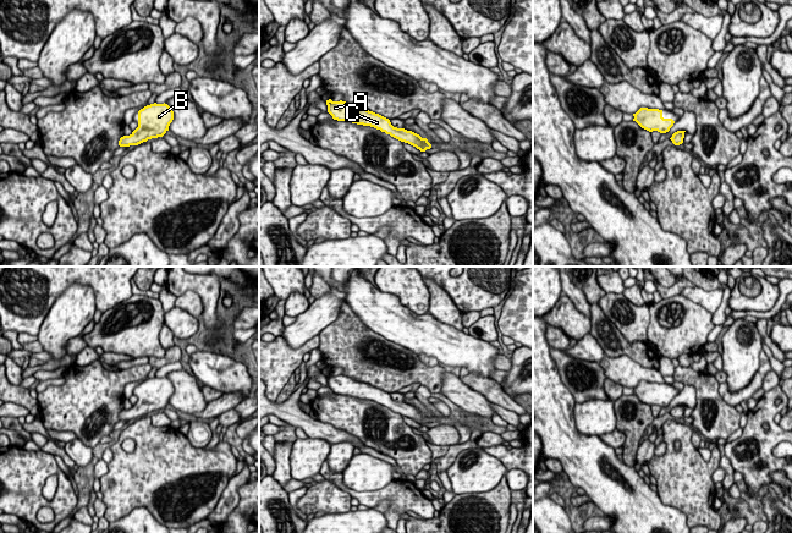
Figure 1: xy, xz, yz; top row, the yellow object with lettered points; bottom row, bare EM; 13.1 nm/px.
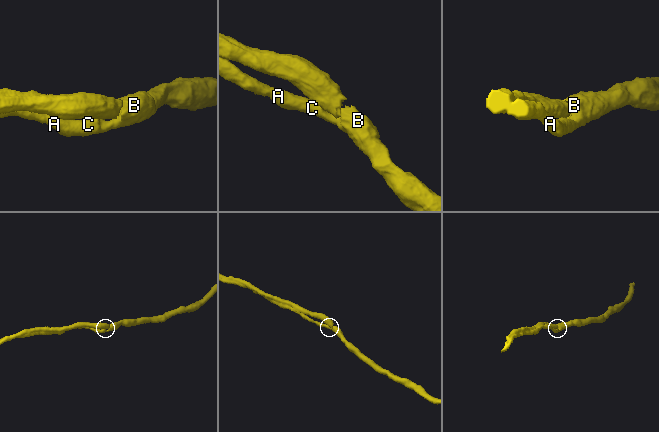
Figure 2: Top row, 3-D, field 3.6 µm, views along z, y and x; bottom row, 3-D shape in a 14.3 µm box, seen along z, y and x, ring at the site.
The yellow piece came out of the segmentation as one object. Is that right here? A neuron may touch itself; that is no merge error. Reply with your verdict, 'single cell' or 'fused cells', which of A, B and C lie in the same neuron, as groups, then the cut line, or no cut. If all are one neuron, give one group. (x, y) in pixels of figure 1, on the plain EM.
single cell; groups A B C; cut none

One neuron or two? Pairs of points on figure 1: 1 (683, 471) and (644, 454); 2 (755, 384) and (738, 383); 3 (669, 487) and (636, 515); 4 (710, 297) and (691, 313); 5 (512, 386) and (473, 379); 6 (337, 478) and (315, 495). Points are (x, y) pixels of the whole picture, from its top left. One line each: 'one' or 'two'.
1: two
2: two
3: two
4: two
5: two
6: two

